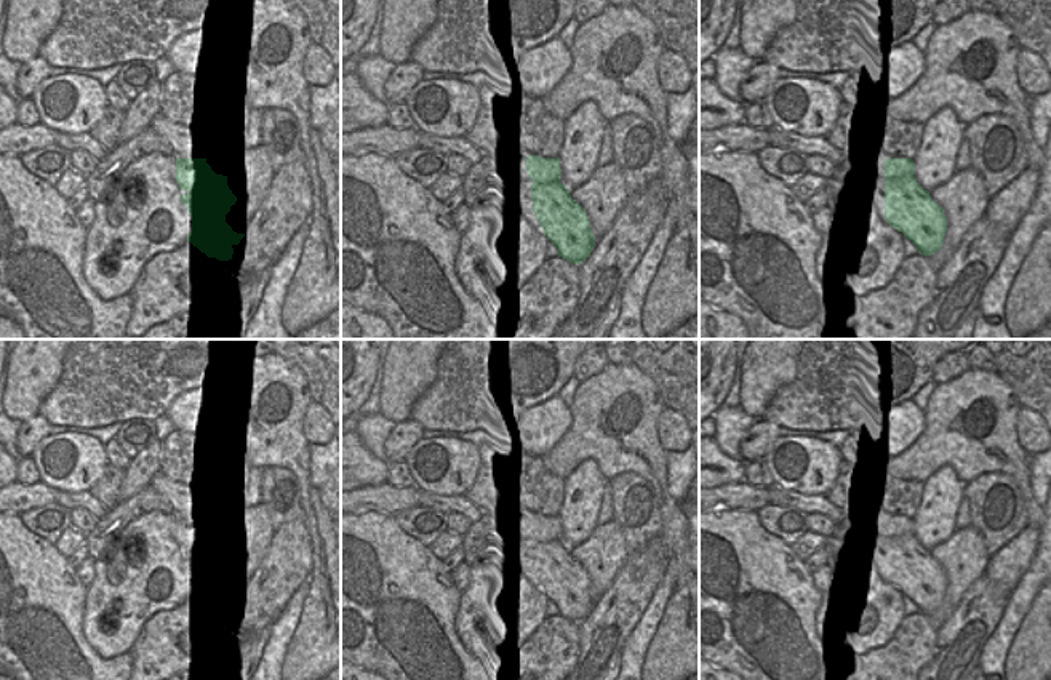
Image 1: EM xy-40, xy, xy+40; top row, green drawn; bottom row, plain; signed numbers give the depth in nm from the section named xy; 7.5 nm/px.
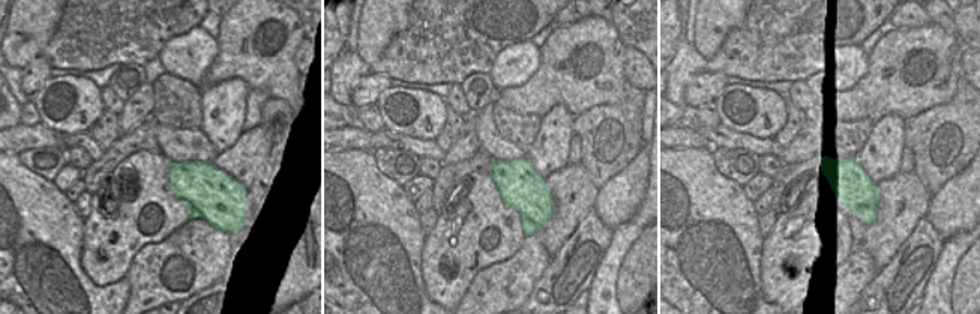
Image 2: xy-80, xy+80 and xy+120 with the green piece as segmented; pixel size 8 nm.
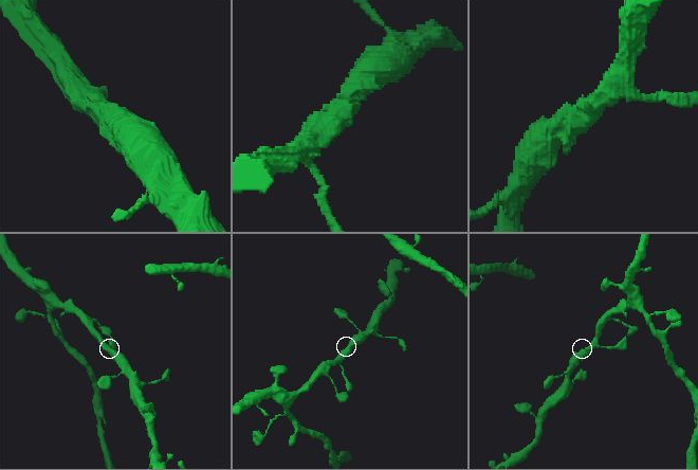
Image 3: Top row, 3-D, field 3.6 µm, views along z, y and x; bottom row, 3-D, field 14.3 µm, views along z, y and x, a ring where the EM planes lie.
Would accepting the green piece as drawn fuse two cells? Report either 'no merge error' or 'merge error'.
no merge error

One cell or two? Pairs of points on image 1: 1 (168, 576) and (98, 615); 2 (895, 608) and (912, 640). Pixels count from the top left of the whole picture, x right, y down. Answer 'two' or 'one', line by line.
1: one
2: two

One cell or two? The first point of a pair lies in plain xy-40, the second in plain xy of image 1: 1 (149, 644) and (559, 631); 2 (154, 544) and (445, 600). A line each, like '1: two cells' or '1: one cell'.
1: one cell
2: two cells

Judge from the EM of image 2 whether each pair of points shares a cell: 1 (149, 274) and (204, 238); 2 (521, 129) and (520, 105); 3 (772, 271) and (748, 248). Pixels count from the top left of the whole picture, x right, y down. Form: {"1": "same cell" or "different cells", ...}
{"1": "same cell", "2": "different cells", "3": "different cells"}

